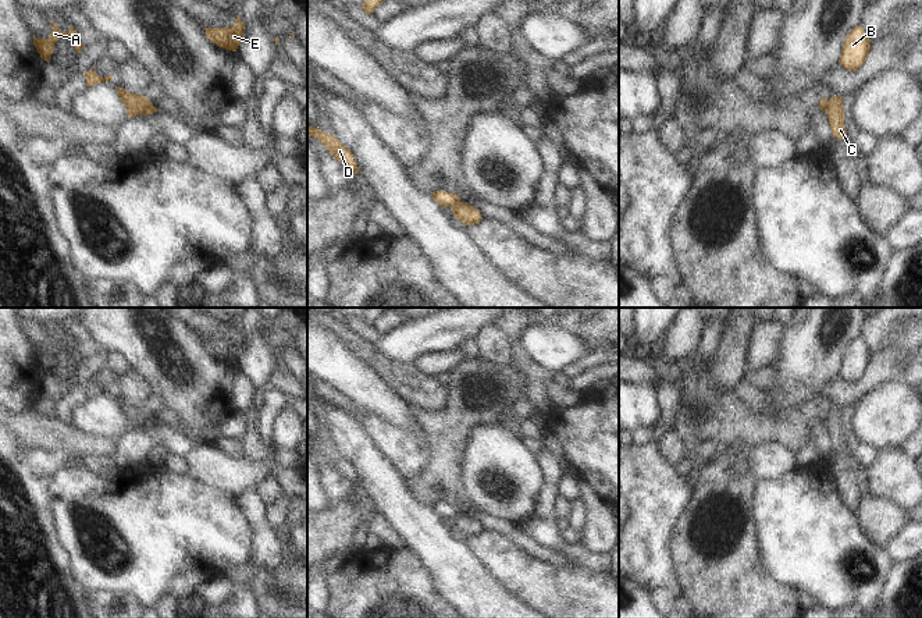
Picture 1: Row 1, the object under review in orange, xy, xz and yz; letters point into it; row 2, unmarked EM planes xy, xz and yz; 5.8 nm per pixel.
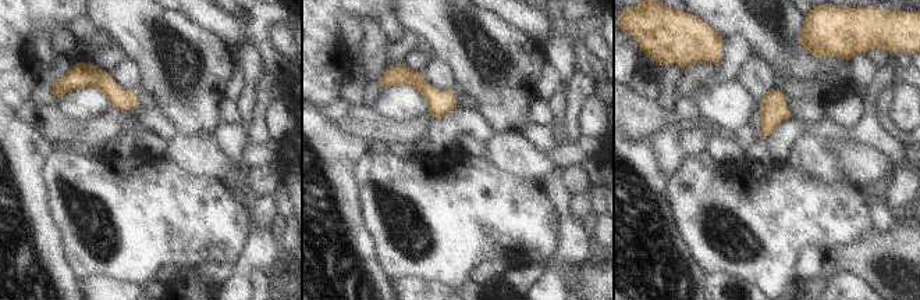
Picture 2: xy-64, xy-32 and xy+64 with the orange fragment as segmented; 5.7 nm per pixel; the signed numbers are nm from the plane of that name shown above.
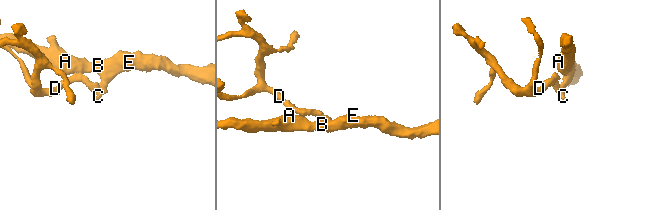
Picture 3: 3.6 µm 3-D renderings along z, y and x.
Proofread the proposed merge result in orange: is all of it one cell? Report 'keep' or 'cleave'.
cleave

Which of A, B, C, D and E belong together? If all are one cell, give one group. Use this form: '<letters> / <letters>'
A B C E / D

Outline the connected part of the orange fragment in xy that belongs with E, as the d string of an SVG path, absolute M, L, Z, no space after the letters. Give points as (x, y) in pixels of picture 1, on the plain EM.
M236 327L235 334L228 340L204 340L206 348L217 358L236 363L238 358L242 354L245 335Z

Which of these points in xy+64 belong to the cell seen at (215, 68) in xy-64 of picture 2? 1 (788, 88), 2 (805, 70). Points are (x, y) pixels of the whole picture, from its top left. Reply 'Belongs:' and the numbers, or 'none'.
Belongs: 2

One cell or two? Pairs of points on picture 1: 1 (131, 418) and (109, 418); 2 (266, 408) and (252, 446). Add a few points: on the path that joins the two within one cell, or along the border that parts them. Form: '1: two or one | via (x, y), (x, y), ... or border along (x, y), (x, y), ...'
1: two | border along (116, 398), (128, 429)
2: two | border along (253, 426), (259, 439), (271, 450)

